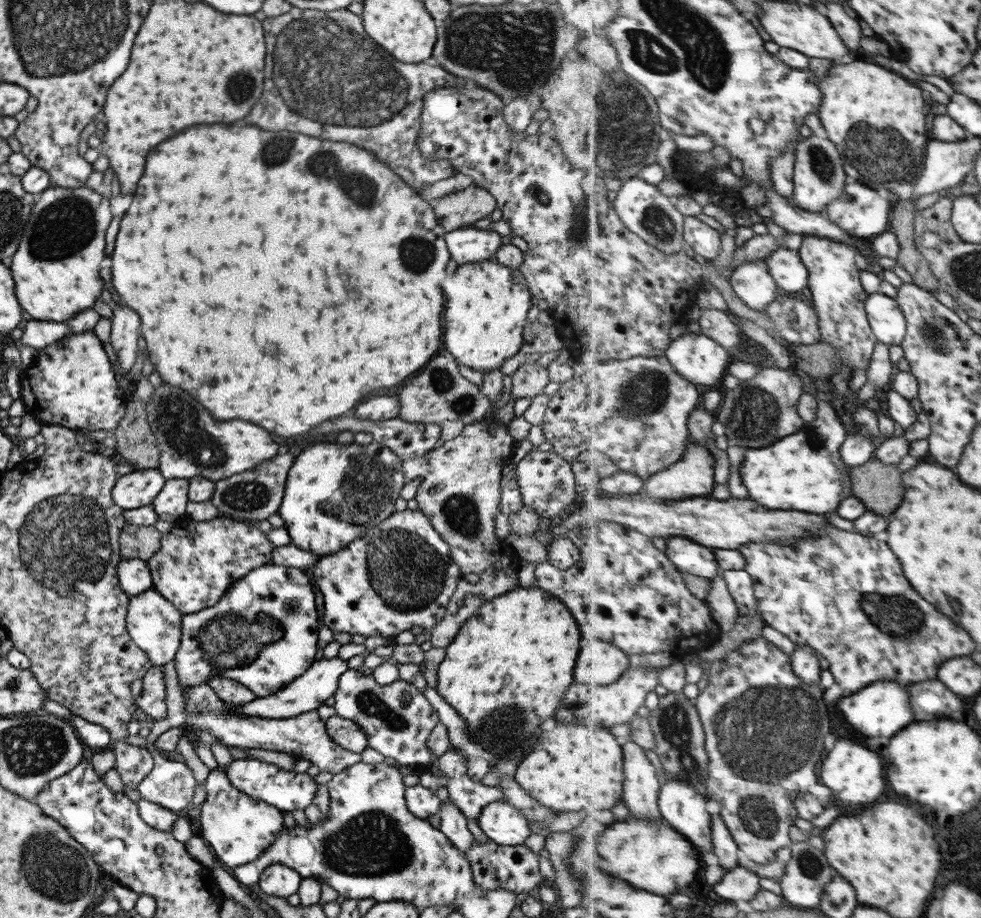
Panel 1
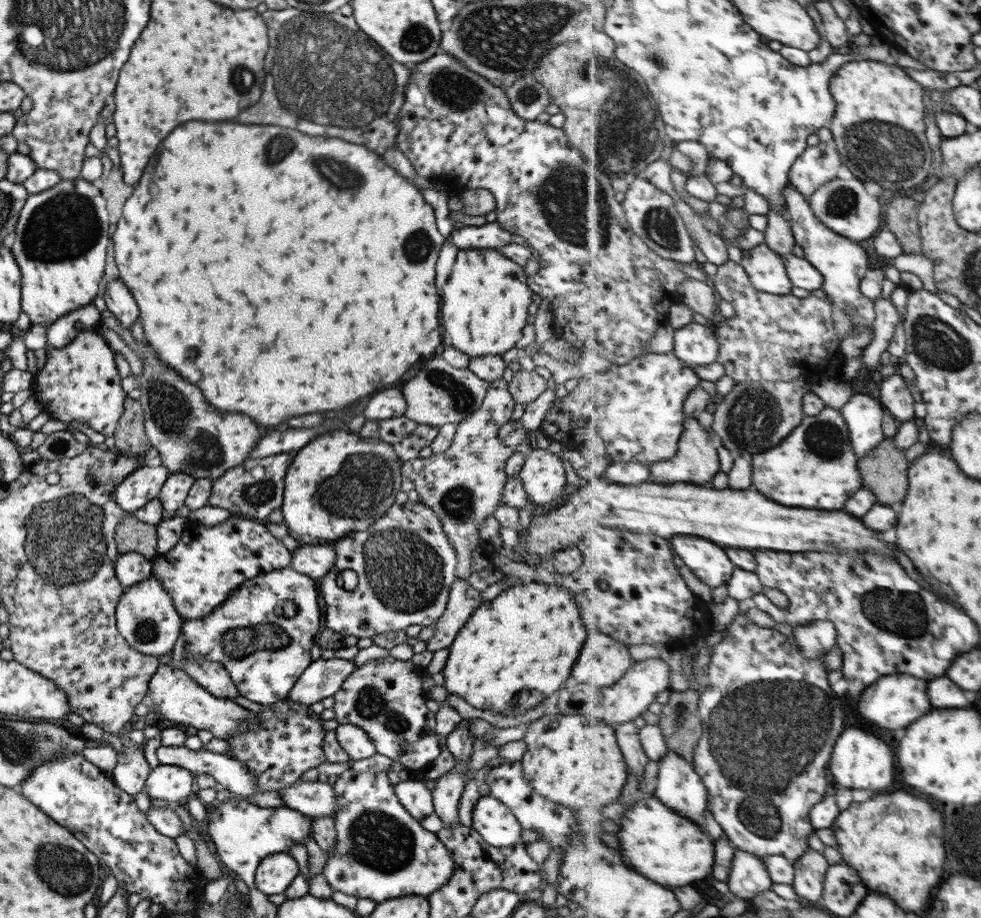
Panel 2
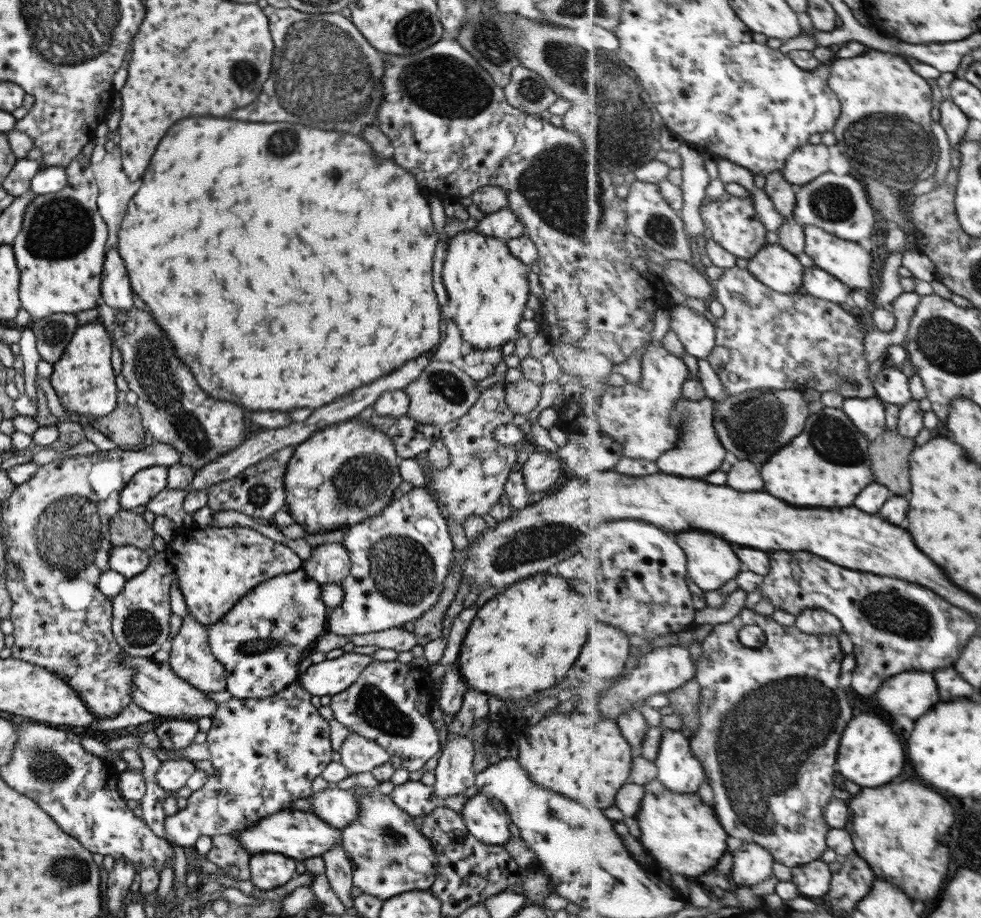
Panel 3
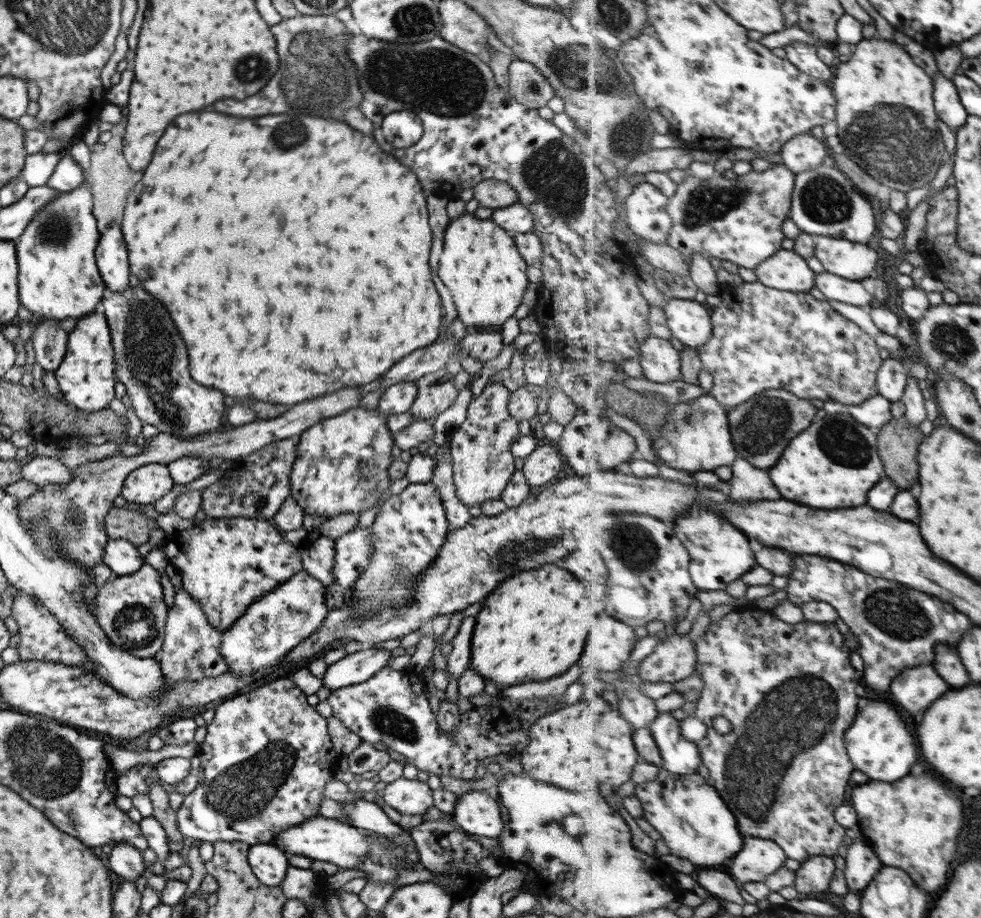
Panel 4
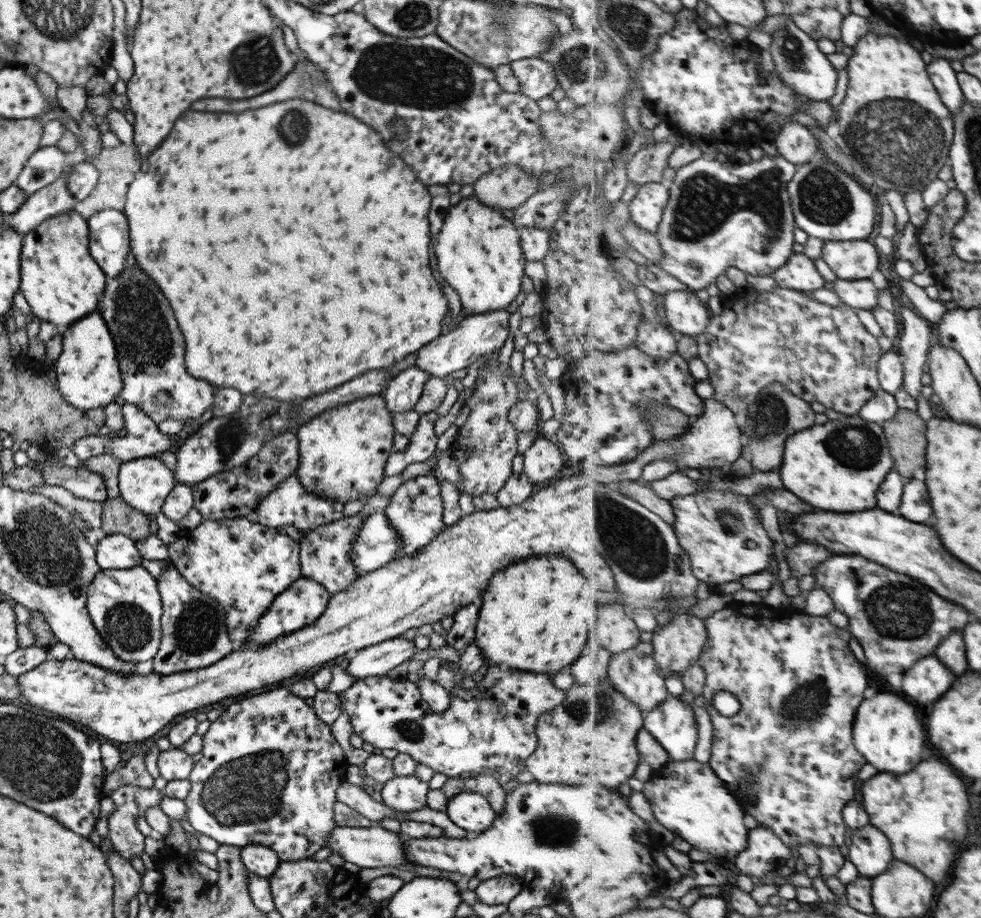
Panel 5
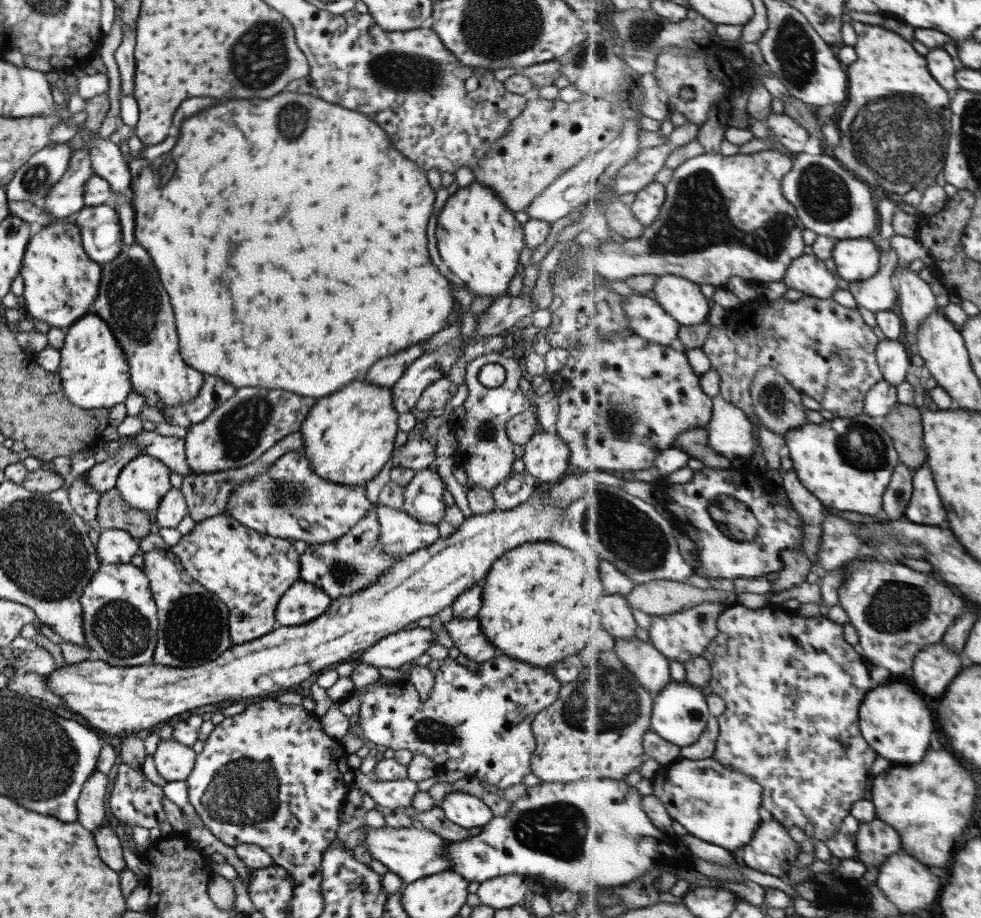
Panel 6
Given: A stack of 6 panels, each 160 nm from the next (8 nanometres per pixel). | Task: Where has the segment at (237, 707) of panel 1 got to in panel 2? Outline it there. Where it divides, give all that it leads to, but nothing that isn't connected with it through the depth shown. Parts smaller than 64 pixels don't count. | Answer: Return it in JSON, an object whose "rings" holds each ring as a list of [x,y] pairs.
{"rings":[[[334,657],[313,660],[297,677],[286,698],[310,706],[322,698],[333,696],[353,669],[352,660]]]}

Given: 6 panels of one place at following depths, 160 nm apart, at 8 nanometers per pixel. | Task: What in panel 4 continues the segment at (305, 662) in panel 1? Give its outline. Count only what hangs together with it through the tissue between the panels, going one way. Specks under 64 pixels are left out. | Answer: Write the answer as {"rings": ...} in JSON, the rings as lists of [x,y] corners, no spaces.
{"rings":[[[300,571],[252,602],[227,631],[221,632],[220,653],[228,669],[239,678],[253,674],[263,678],[263,674],[269,674],[293,647],[320,628],[328,611],[325,592],[318,580]]]}

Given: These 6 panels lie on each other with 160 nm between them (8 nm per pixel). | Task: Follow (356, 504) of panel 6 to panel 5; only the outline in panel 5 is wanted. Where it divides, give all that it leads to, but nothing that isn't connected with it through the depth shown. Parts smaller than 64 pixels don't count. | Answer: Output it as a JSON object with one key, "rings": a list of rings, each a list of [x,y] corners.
{"rings":[[[293,473],[286,476],[267,496],[263,496],[259,500],[259,504],[257,504],[257,508],[250,518],[271,529],[275,528],[275,530],[283,532],[285,527],[291,526],[301,534],[308,534],[316,527],[343,518],[343,514],[341,514],[343,505],[307,492],[297,480],[296,474]]]}

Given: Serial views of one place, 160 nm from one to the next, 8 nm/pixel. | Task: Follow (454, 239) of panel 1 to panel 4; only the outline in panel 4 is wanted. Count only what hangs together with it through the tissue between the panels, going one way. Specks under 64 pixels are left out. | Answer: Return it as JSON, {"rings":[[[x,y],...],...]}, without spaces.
{"rings":[[[521,203],[495,209],[489,213],[488,218],[512,237],[516,234],[533,232],[532,212]]]}

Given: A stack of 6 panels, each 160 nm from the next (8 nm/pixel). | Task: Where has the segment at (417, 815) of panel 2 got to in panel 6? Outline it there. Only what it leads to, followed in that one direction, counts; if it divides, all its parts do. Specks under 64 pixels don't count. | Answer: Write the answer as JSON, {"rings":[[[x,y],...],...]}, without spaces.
{"rings":[[[362,770],[355,775],[353,786],[364,791],[375,804],[382,806],[385,811],[403,809],[410,806],[413,795],[416,794],[417,785],[408,779],[393,781],[370,781],[369,773]]]}

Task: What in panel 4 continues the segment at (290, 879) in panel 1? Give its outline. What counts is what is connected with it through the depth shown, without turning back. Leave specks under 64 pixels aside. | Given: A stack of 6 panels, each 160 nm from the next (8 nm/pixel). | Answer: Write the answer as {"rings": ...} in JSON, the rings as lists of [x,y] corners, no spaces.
{"rings":[[[268,844],[250,845],[246,859],[257,880],[268,887],[278,886],[289,865],[287,854]]]}

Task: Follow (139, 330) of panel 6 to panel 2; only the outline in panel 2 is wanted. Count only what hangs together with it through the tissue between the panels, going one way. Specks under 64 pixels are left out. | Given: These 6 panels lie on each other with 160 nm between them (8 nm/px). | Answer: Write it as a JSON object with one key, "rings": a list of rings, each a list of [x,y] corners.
{"rings":[[[101,311],[99,319],[108,330],[116,332],[142,362],[139,384],[135,385],[140,392],[137,401],[142,408],[142,428],[150,445],[158,452],[158,463],[170,474],[185,473],[194,479],[212,481],[248,458],[261,435],[247,416],[231,412],[221,414],[211,408],[193,384],[156,358],[147,342],[134,343],[130,329],[123,328],[112,312]]]}

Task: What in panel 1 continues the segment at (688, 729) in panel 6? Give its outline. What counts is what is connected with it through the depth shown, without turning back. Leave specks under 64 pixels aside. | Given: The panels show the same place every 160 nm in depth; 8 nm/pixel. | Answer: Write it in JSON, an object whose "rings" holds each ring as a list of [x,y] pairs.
{"rings":[[[681,780],[662,784],[659,806],[662,818],[690,840],[700,852],[714,850],[712,818],[707,810],[708,797],[694,785]]]}

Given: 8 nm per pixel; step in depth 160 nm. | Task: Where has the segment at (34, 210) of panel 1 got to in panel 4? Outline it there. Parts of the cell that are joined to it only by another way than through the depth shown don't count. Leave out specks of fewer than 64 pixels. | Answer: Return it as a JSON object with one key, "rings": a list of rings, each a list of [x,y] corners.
{"rings":[[[82,139],[74,141],[65,153],[82,168],[84,181],[75,190],[58,192],[14,240],[18,299],[37,319],[78,320],[95,310],[105,290],[93,260],[100,232],[91,210],[90,180],[86,180],[91,150]]]}

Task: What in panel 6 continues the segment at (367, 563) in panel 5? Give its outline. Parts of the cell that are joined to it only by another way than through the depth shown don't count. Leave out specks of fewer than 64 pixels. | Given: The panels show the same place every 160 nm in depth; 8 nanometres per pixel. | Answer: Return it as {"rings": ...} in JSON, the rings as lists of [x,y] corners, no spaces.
{"rings":[[[379,502],[374,507],[379,526],[377,542],[381,545],[383,554],[387,556],[403,557],[414,550],[435,543],[439,538],[435,524],[415,522],[401,509],[391,509]]]}

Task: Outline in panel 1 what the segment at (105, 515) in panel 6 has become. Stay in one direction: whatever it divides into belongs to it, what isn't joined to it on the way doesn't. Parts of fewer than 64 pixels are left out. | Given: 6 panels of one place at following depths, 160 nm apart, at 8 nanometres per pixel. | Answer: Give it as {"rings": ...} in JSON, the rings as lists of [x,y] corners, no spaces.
{"rings":[[[125,524],[118,536],[118,551],[122,559],[150,560],[160,547],[160,534],[154,526]]]}

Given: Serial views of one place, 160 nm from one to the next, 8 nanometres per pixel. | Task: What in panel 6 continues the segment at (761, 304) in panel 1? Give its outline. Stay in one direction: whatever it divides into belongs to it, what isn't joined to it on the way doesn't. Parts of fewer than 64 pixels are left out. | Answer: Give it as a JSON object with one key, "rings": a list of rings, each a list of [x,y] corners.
{"rings":[[[805,254],[795,259],[787,271],[785,282],[789,288],[820,299],[831,299],[839,290],[835,274],[815,254]]]}

